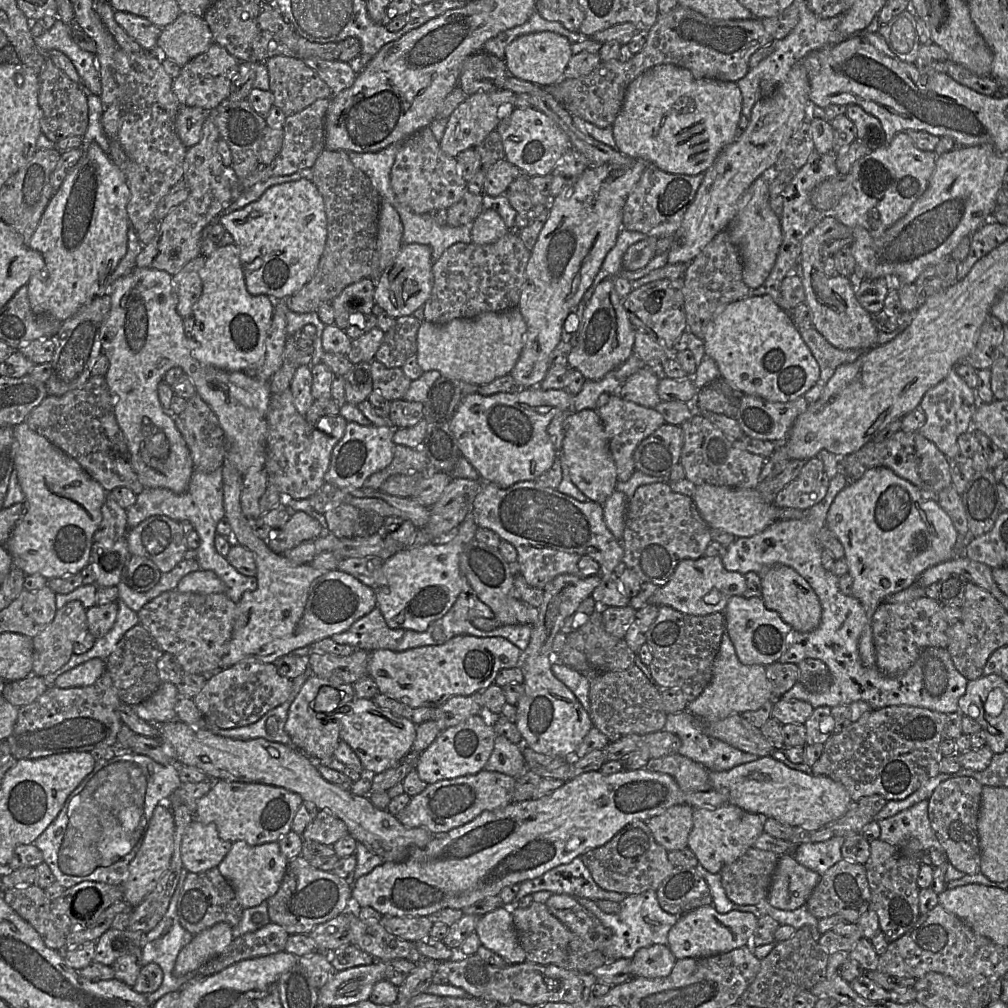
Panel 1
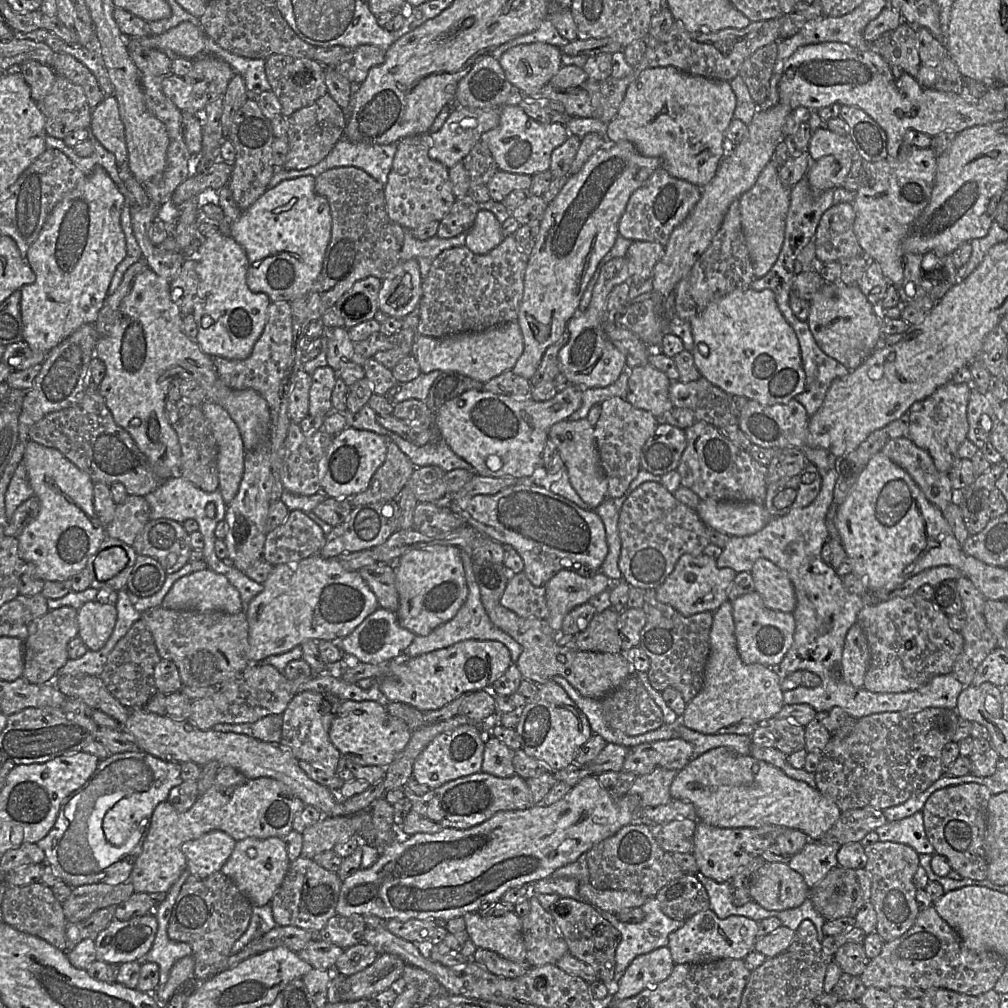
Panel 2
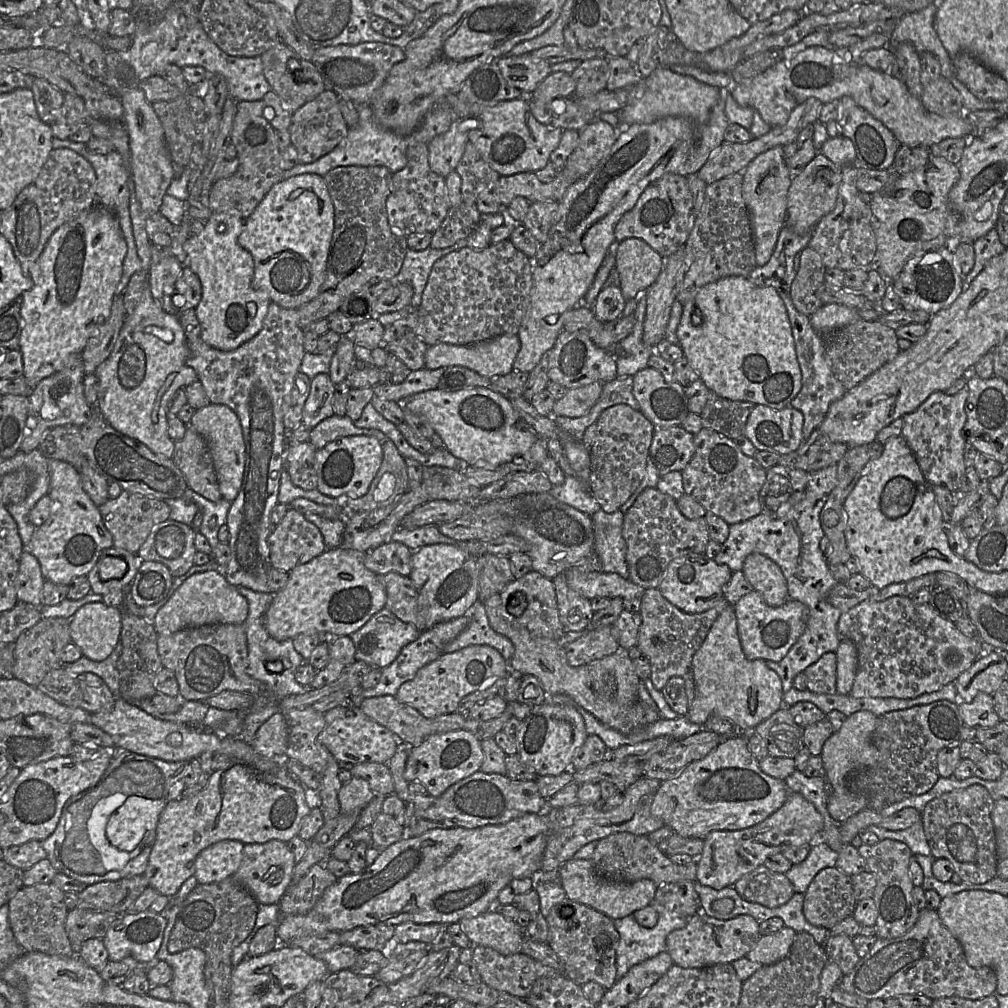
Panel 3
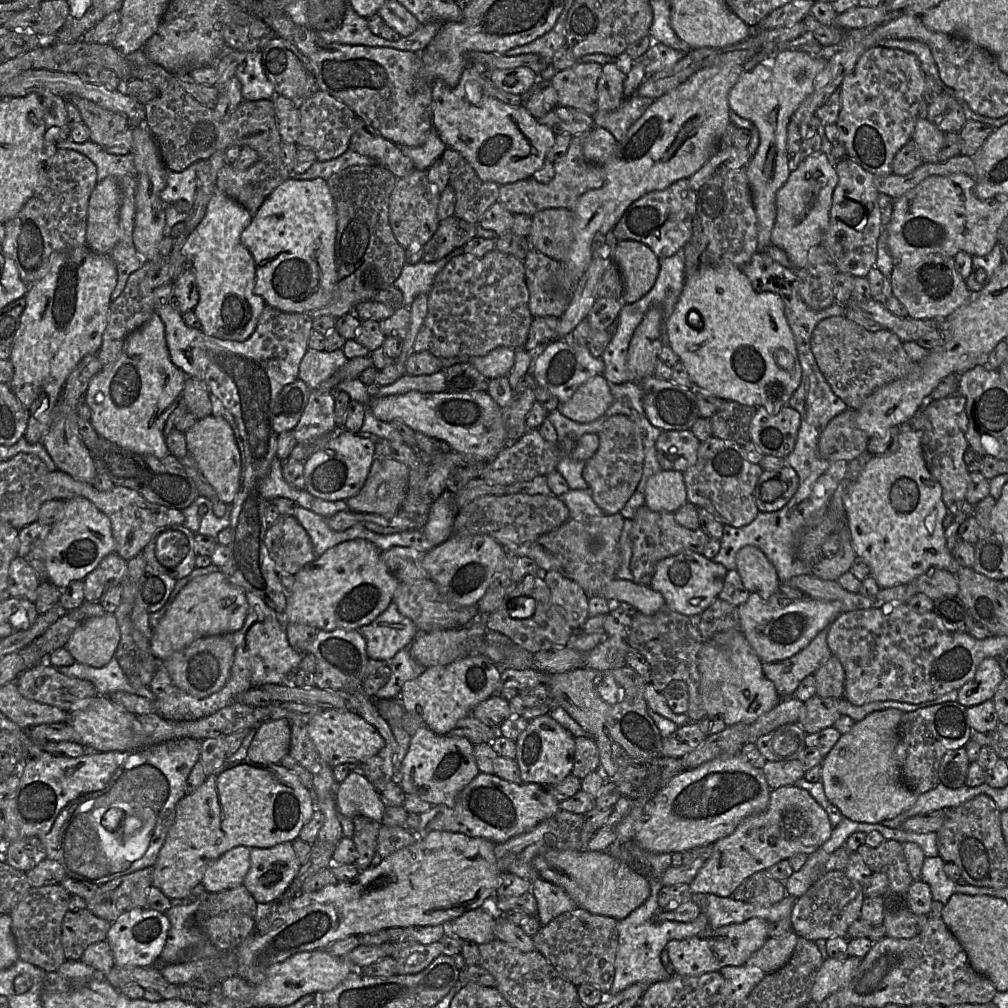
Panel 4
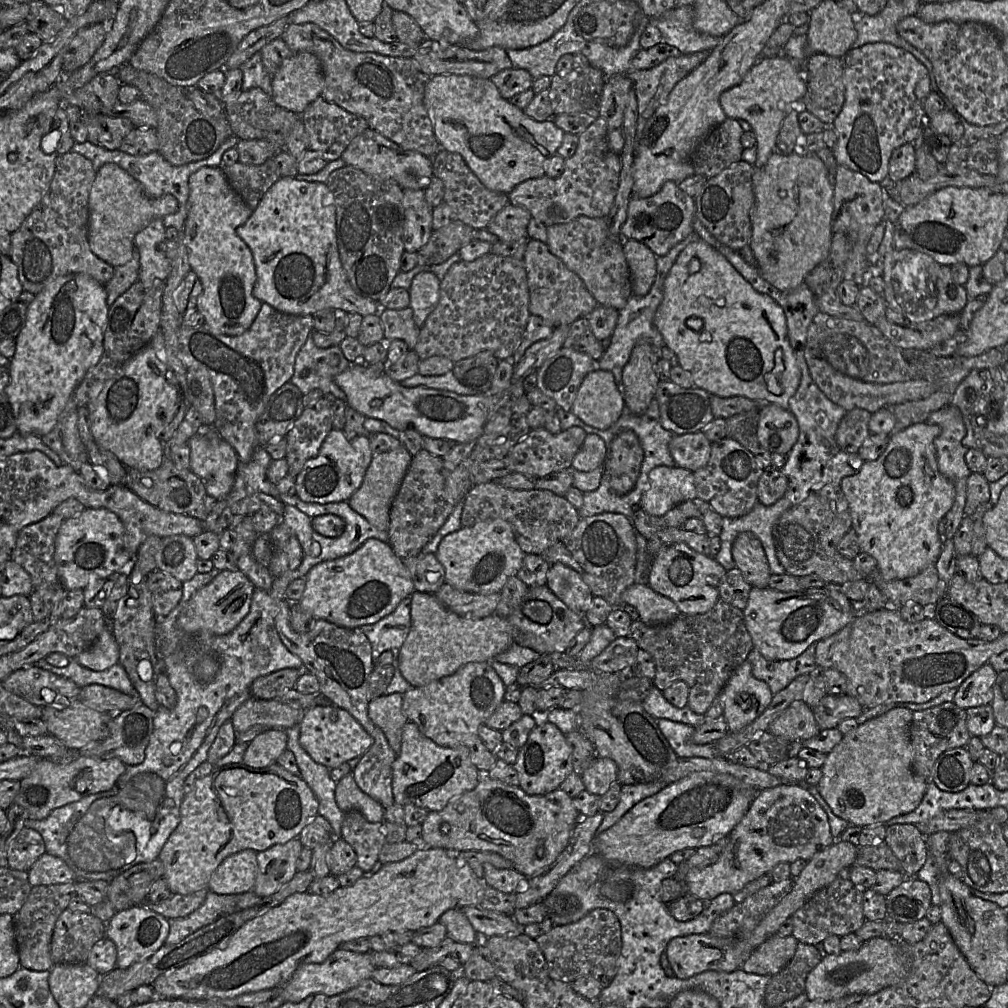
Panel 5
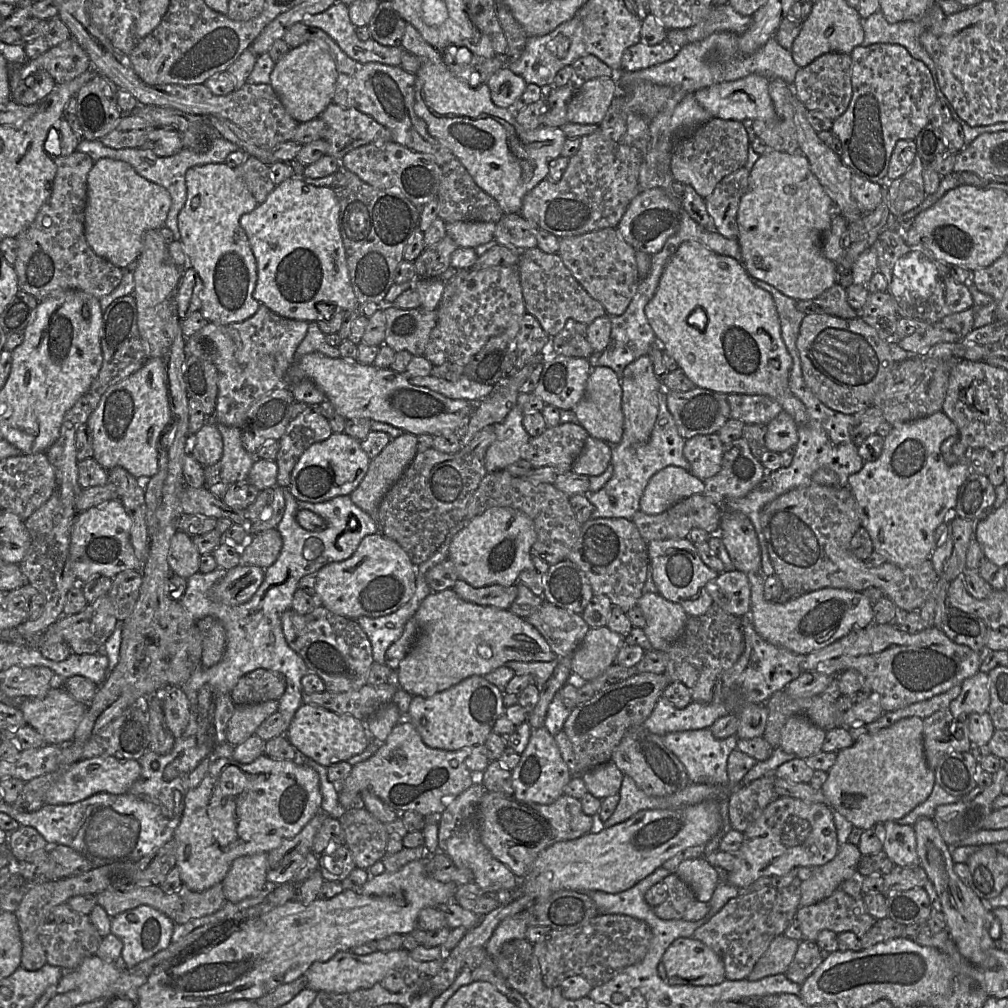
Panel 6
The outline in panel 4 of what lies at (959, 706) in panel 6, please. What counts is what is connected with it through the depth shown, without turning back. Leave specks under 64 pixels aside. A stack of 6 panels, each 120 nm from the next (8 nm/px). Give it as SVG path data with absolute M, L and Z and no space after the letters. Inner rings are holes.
M998 659L982 660L973 678L957 690L956 701L964 707L970 707L992 699L1004 676Z

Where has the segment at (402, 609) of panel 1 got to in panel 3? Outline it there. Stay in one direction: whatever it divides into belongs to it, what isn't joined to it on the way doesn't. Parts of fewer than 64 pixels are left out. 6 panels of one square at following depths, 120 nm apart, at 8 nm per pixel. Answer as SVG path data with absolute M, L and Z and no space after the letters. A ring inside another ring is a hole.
M433 544L423 546L413 551L412 570L408 576L418 592L419 614L424 619L425 629L430 629L438 623L449 621L466 615L479 597L479 562L478 557L472 557L456 545Z

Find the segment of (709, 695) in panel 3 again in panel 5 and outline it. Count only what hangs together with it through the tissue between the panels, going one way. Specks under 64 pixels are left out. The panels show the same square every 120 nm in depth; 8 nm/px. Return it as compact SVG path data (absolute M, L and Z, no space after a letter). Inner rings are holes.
M749 661L742 662L731 674L719 694L729 732L738 732L752 723L771 703L768 684L755 678Z

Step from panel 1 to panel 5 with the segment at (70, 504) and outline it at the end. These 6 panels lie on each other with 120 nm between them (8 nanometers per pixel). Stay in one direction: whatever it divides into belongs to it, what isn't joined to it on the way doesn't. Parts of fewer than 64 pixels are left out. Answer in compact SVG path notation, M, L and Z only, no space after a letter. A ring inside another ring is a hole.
M85 507L80 513L63 521L55 539L54 560L58 575L66 590L84 589L94 578L107 577L125 571L132 556L125 547L125 529L119 517L106 508Z

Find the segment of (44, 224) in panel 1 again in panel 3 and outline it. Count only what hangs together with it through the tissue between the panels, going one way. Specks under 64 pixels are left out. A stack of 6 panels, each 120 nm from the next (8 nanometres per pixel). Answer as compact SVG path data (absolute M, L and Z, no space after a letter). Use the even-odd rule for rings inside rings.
M94 206L59 227L50 237L42 254L31 266L33 287L22 294L22 329L19 350L23 357L23 377L35 387L42 379L63 369L72 354L82 353L90 338L107 323L121 280L127 244L118 219L107 208Z

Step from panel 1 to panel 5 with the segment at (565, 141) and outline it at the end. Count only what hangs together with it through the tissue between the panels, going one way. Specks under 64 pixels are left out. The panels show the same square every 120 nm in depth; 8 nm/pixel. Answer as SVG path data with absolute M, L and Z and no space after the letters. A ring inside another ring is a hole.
M435 75L425 86L424 106L441 148L460 154L482 184L509 194L518 184L545 176L546 164L556 155L564 132L552 120L538 122L503 99L487 78Z

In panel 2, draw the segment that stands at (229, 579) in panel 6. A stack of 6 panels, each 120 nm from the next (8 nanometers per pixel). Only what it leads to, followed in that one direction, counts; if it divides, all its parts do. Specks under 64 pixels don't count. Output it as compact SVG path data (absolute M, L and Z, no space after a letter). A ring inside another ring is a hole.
M210 569L177 580L160 606L171 610L220 611L227 614L238 614L243 609L238 590L224 575Z

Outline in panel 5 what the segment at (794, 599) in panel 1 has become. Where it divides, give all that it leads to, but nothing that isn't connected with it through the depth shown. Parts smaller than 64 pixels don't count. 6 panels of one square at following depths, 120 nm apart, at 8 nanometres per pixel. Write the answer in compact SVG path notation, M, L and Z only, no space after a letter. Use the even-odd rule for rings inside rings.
M741 532L732 544L735 567L744 579L756 588L767 588L771 571L759 538L752 532Z

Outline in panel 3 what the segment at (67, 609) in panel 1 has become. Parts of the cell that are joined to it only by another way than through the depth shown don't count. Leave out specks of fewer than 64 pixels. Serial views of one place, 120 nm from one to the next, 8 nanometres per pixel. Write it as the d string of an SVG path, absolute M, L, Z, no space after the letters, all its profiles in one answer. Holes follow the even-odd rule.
M42 618L24 631L14 643L14 664L12 676L31 686L37 686L48 672L63 666L59 655L71 642L69 620L66 618Z

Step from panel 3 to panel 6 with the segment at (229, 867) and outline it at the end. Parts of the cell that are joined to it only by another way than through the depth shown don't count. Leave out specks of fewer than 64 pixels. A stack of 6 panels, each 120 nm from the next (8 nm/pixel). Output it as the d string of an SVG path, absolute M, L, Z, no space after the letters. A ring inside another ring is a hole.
M267 853L236 858L221 881L226 901L238 903L257 895L267 884Z

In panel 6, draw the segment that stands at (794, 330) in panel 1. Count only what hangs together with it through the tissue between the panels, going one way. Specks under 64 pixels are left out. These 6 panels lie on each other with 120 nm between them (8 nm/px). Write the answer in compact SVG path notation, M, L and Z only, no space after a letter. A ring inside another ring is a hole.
M681 243L666 264L656 292L645 306L645 314L663 351L666 351L677 362L678 368L694 383L695 387L708 389L725 395L746 394L769 396L782 406L783 410L794 419L797 425L806 422L807 411L805 405L791 392L789 387L789 375L793 365L793 359L781 335L780 320L773 297L769 292L756 286L751 281L742 263L732 257L715 253L699 243ZM772 359L778 361L778 367L771 365L770 362Z

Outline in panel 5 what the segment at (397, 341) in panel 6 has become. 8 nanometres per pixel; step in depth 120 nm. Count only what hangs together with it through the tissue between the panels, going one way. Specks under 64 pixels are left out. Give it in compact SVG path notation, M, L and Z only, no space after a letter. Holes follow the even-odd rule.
M410 307L403 309L381 309L378 312L380 316L384 340L403 341L409 350L414 350L417 344L420 328L415 324L413 311Z

